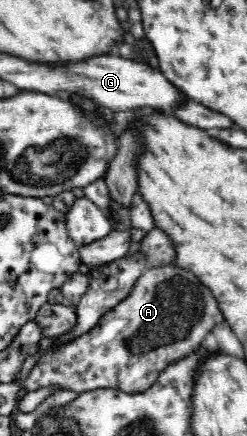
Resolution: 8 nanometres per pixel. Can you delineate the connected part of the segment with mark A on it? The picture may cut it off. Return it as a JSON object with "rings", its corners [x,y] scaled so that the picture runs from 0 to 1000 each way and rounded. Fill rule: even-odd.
{"rings":[[[713,608],[603,612],[559,635],[522,677],[413,725],[372,757],[275,789],[235,794],[235,803],[162,807],[154,830],[97,867],[89,885],[113,897],[239,885],[251,894],[300,894],[312,901],[397,890],[470,890],[514,901],[583,899],[676,839],[785,807],[814,791],[826,771],[866,759],[874,743],[891,739],[911,739],[907,718],[891,713],[858,667],[818,656],[802,631]]]}

